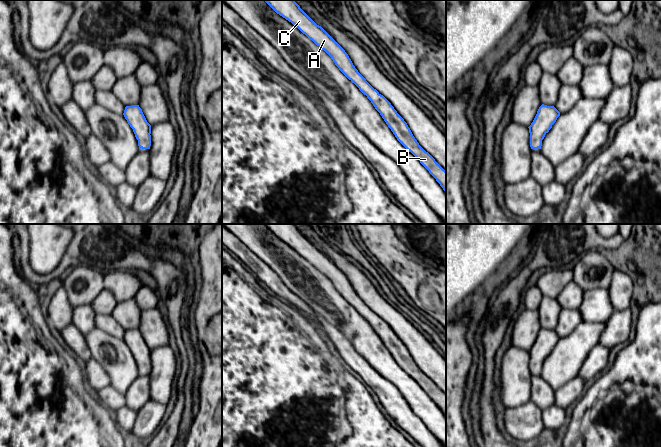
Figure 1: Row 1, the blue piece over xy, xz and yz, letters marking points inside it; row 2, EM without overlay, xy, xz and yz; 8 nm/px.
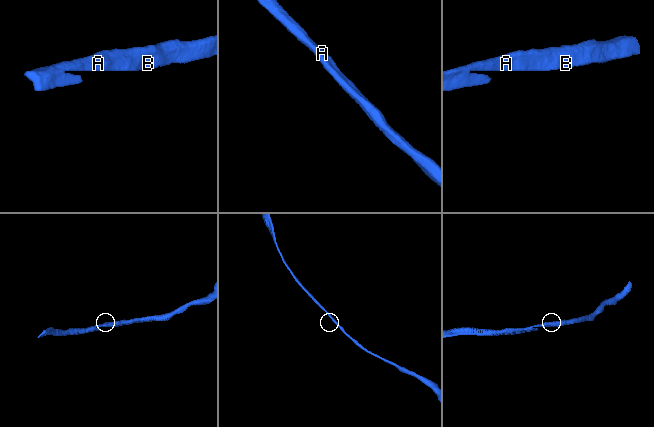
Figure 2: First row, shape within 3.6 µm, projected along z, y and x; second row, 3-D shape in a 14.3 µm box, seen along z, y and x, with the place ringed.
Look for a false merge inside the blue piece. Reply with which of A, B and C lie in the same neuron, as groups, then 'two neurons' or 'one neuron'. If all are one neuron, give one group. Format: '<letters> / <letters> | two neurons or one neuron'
A B C | one neuron

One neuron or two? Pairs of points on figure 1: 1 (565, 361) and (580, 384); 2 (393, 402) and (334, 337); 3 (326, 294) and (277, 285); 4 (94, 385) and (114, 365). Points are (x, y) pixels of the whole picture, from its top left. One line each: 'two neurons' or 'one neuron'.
1: two neurons
2: one neuron
3: two neurons
4: two neurons

